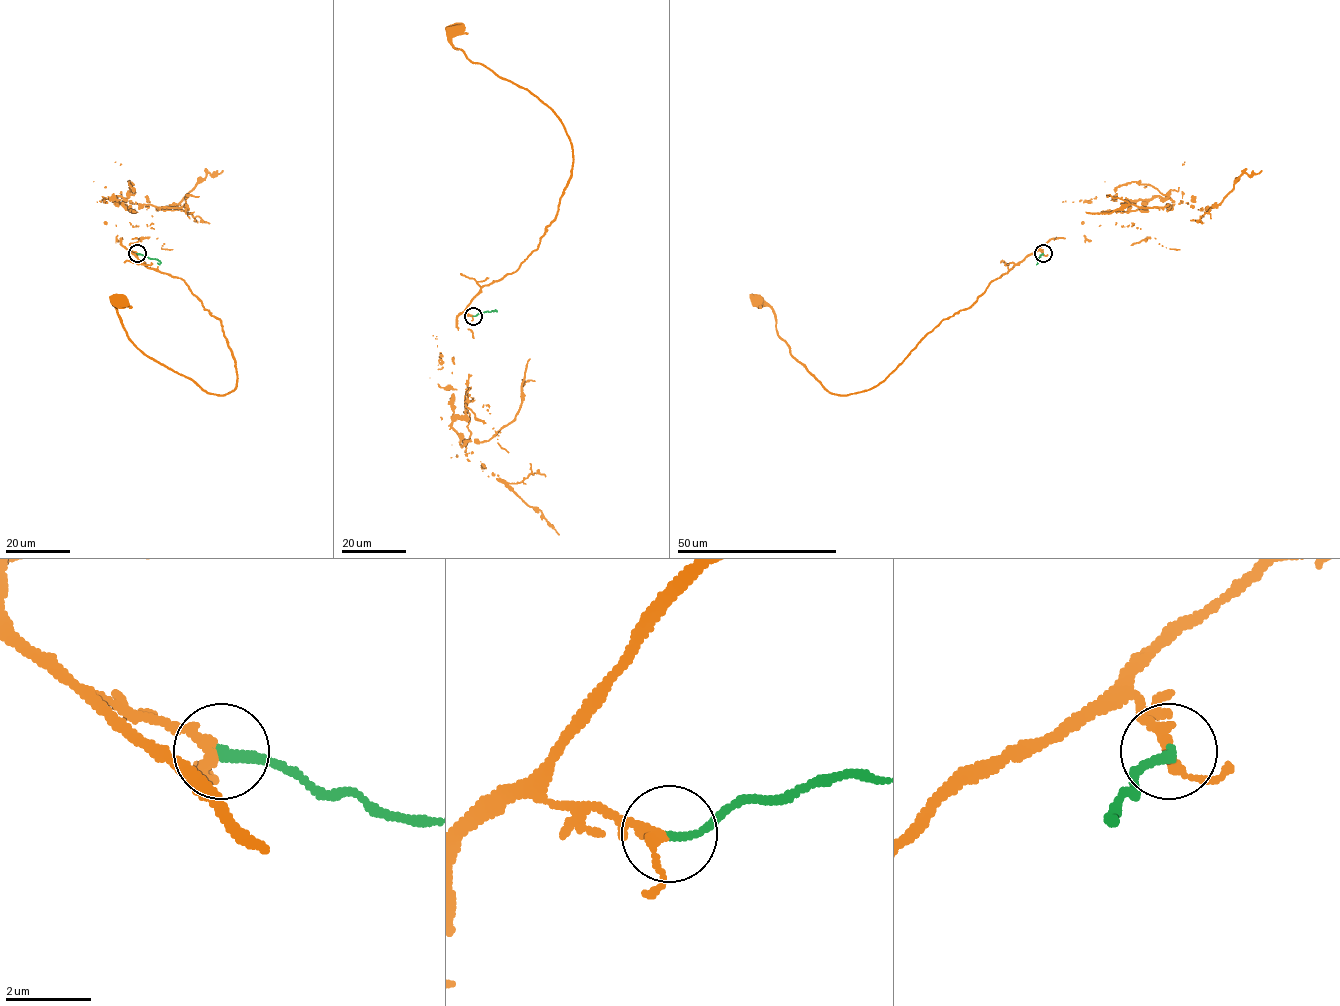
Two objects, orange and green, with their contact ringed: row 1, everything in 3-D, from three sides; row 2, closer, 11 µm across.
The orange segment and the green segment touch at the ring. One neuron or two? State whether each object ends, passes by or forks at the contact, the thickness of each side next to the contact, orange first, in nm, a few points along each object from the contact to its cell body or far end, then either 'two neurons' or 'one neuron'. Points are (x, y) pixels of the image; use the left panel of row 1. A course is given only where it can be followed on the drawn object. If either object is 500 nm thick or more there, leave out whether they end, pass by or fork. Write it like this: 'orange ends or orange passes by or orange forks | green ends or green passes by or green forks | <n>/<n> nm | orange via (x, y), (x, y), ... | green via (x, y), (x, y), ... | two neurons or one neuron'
orange passes by | green ends | 240/220 nm | orange via (137, 254), (181, 278), (220, 321), (236, 387), (206, 393), (145, 354), (126, 334), (121, 300) | green via (137, 253), (157, 259), (160, 262), (157, 263) | one neuron

